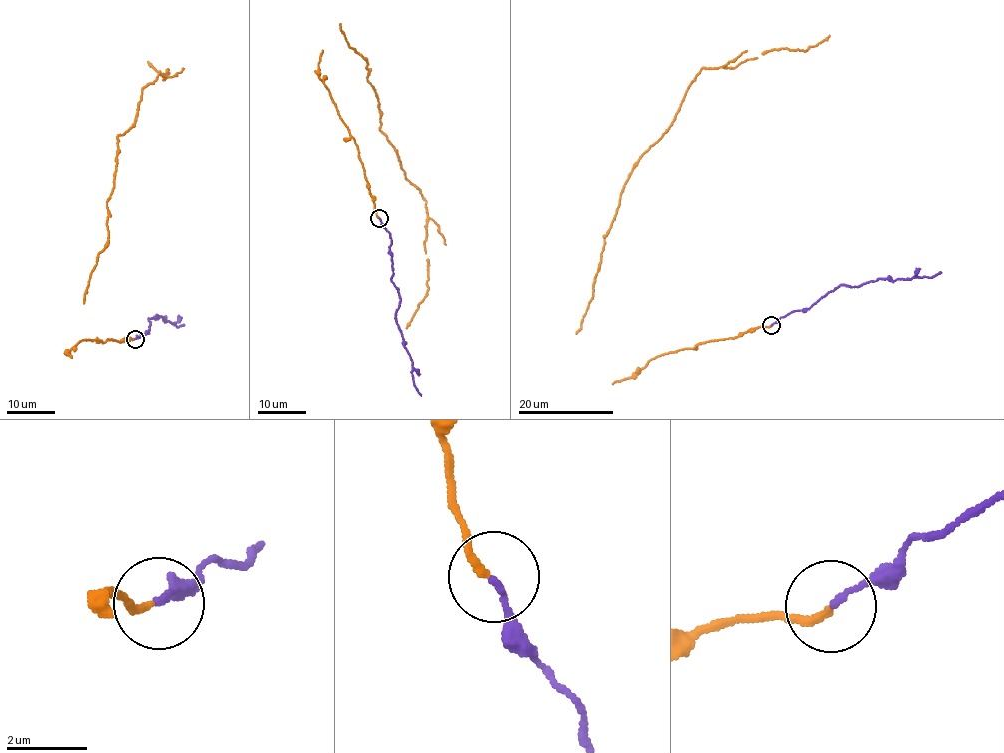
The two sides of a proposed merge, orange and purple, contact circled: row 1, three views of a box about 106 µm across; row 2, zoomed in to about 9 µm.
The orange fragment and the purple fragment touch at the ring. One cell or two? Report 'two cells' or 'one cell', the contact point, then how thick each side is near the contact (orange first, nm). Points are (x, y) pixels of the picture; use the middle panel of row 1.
one cell; at (379, 218); 190 nm thick on the orange side, 150 nm on the other

